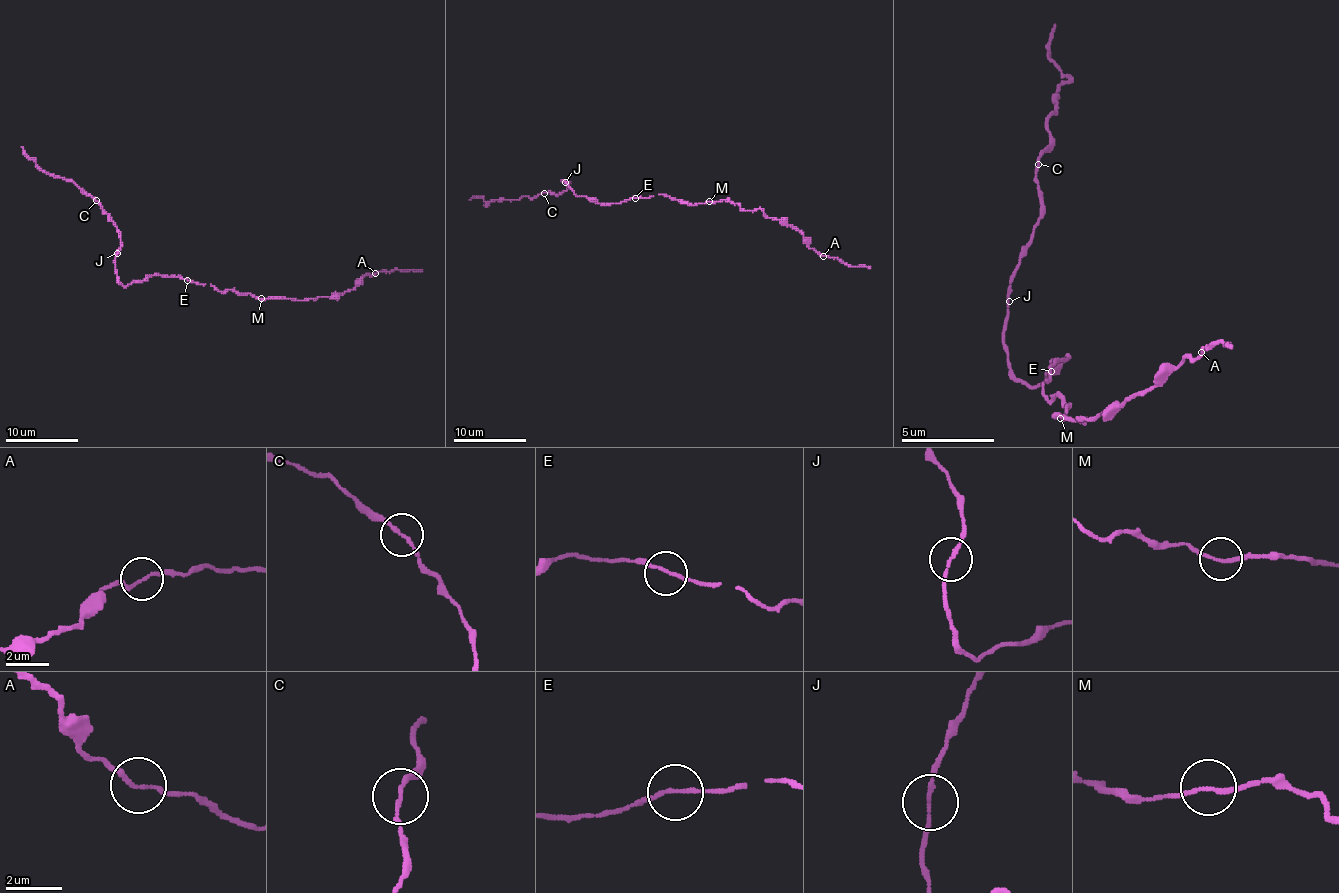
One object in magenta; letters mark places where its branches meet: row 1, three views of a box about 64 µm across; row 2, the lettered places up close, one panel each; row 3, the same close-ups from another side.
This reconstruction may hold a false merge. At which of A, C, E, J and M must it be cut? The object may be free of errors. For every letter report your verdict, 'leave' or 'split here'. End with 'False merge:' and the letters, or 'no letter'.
A: leave
C: split here
E: leave
J: leave
M: leave
False merge: C

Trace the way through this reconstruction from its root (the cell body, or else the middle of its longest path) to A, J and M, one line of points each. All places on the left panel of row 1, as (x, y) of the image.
A: (187, 279), (259, 298), (308, 300), (337, 297), (375, 273)
J: (187, 279), (149, 275), (122, 286), (115, 270), (117, 253)
M: (187, 279), (211, 284), (220, 291), (234, 289), (261, 298)

